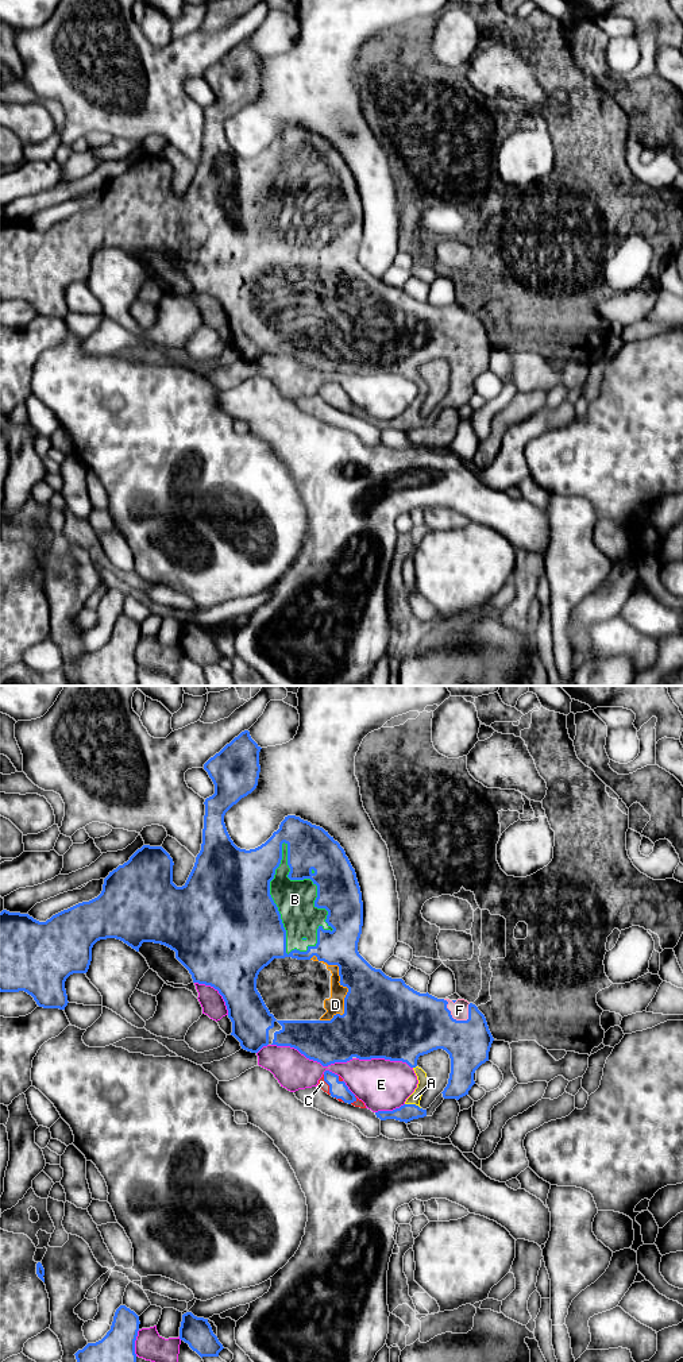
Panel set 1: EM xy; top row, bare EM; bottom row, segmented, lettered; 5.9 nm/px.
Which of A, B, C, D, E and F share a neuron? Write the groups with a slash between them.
A B C D F / E

